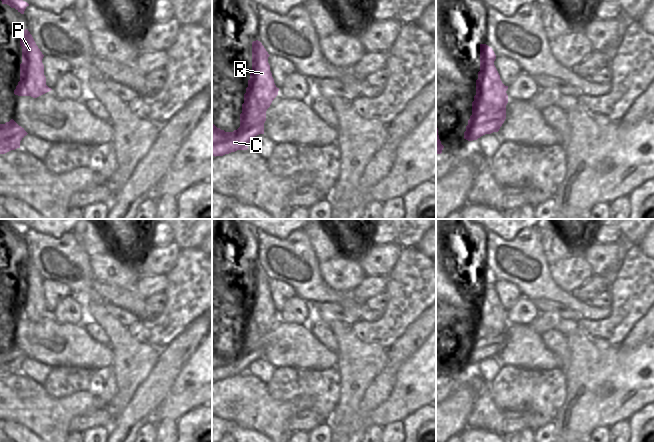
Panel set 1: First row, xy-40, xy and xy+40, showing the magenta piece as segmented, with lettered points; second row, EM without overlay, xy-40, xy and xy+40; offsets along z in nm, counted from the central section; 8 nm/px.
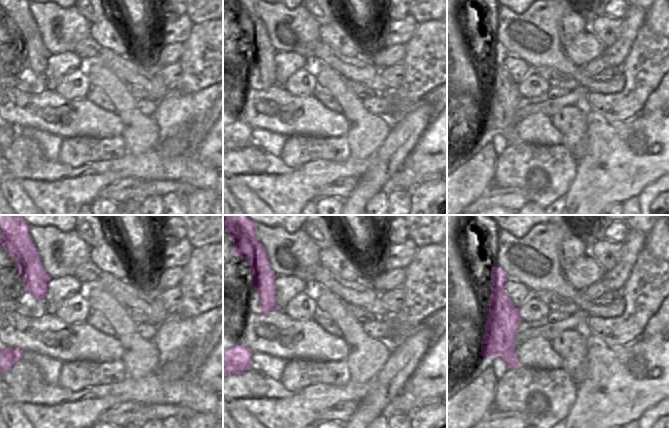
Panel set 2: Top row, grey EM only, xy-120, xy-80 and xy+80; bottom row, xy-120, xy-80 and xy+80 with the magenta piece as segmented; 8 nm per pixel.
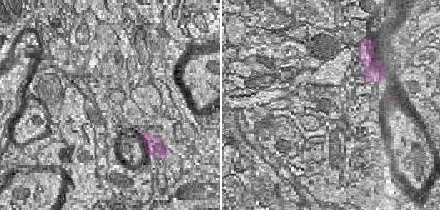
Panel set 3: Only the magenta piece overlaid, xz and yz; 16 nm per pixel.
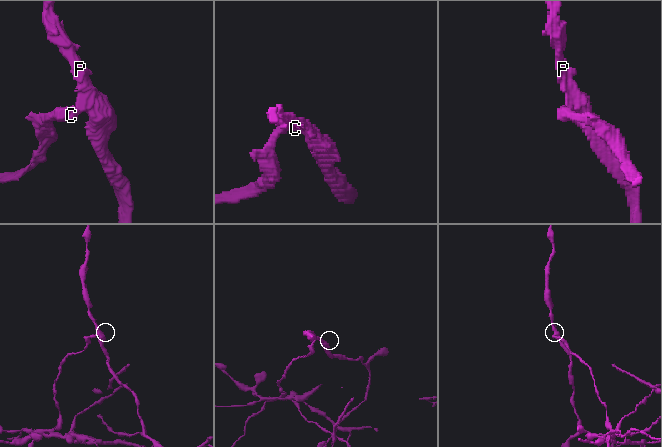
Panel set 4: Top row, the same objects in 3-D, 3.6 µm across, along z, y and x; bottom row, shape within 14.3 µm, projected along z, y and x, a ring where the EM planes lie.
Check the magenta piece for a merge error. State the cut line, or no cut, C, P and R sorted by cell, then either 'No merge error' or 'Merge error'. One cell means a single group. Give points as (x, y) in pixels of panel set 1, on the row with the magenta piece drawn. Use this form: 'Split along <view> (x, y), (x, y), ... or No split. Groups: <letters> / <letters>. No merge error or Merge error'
Split along xy+40 (505, 109), (472, 114). Groups: C / P R. Merge error.

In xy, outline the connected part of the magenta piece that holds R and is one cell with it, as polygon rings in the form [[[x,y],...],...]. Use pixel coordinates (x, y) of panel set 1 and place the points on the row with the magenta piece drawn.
[[[260,41],[252,42],[252,73],[248,80],[246,93],[252,95],[258,101],[259,108],[267,109],[279,91],[270,71],[269,56]]]

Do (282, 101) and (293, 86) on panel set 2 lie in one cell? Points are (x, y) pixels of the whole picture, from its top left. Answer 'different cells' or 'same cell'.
different cells

